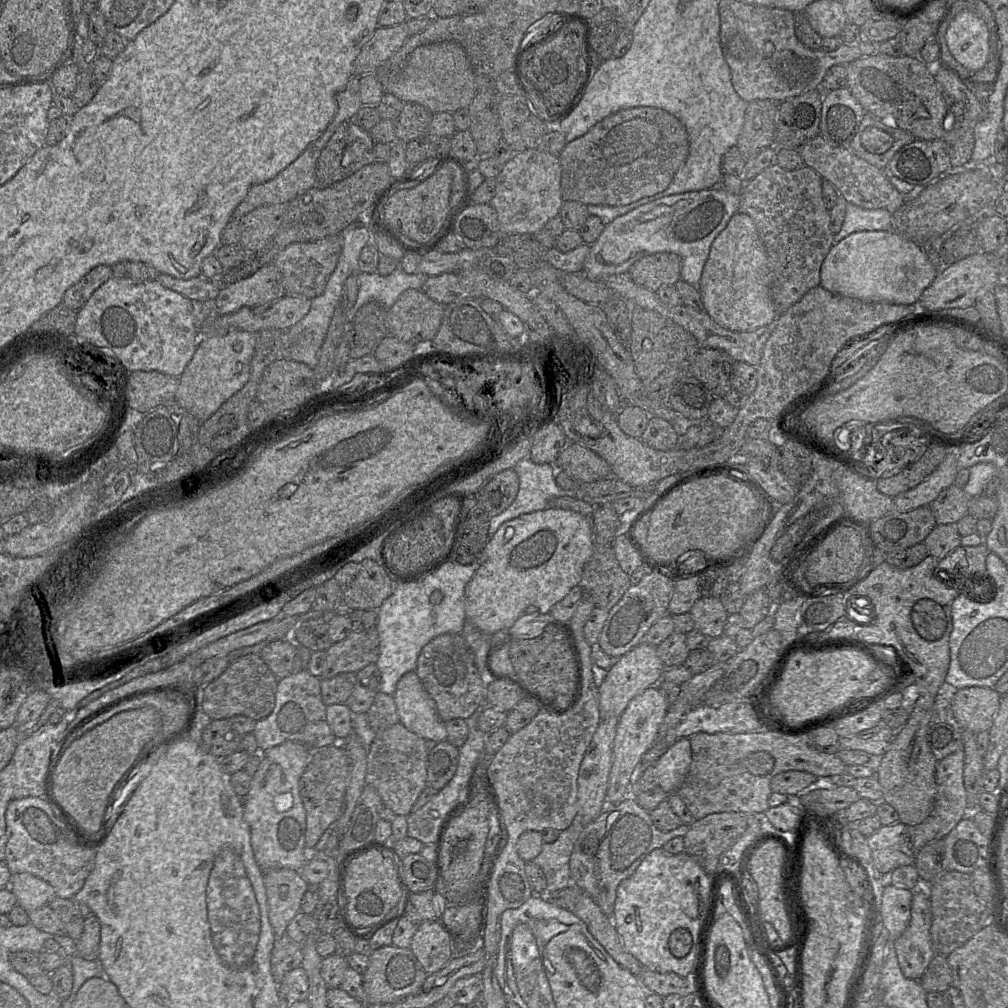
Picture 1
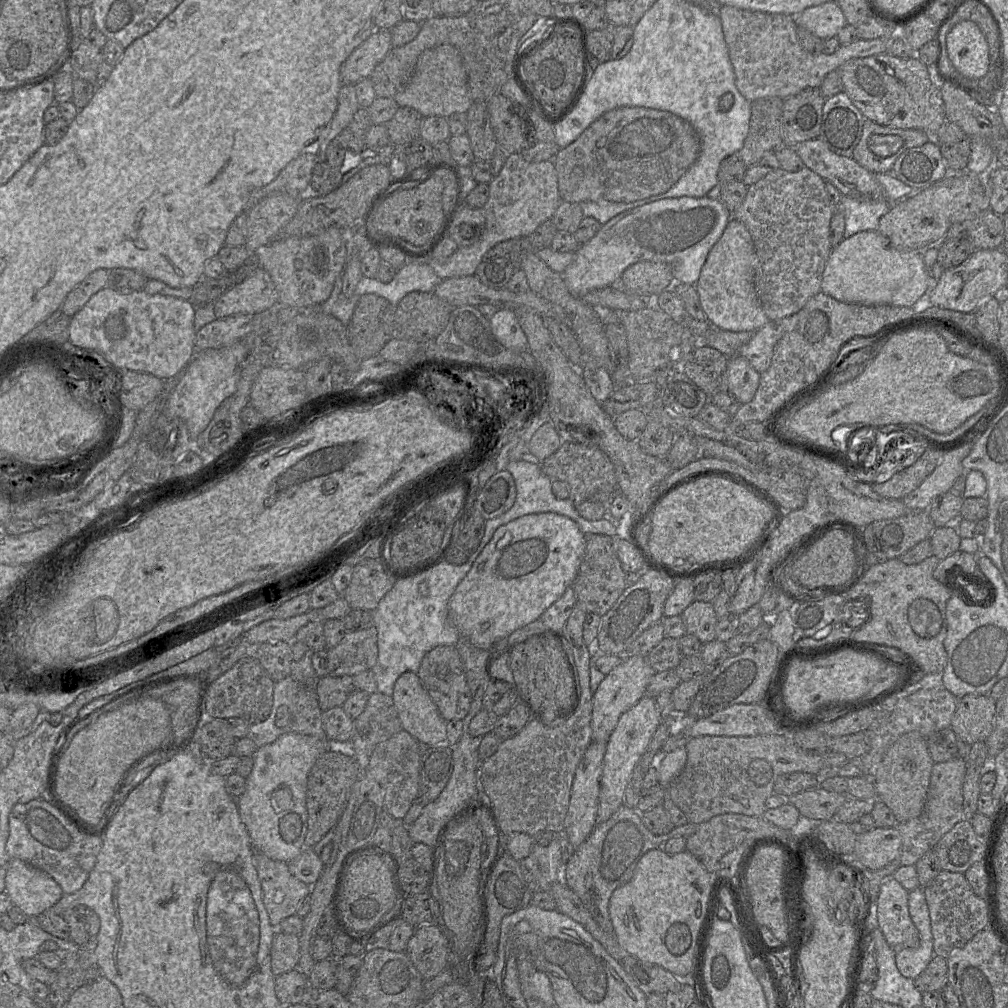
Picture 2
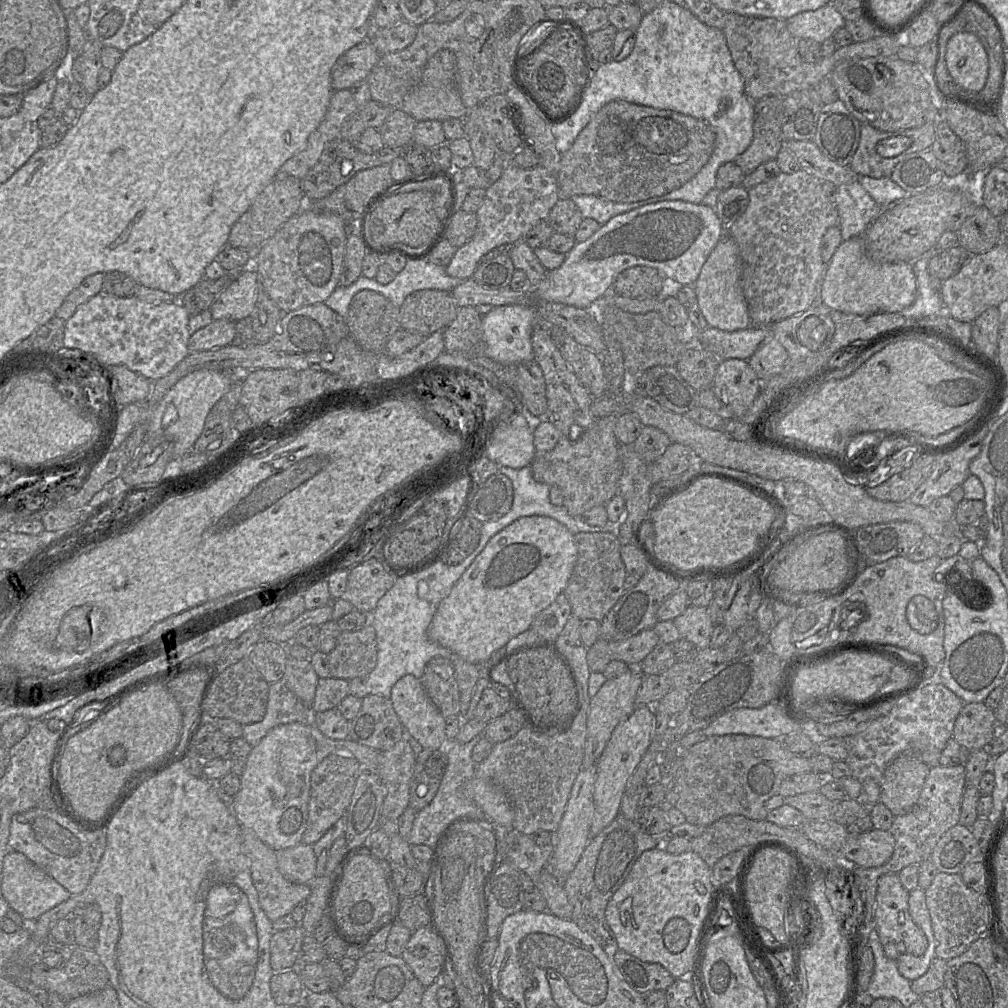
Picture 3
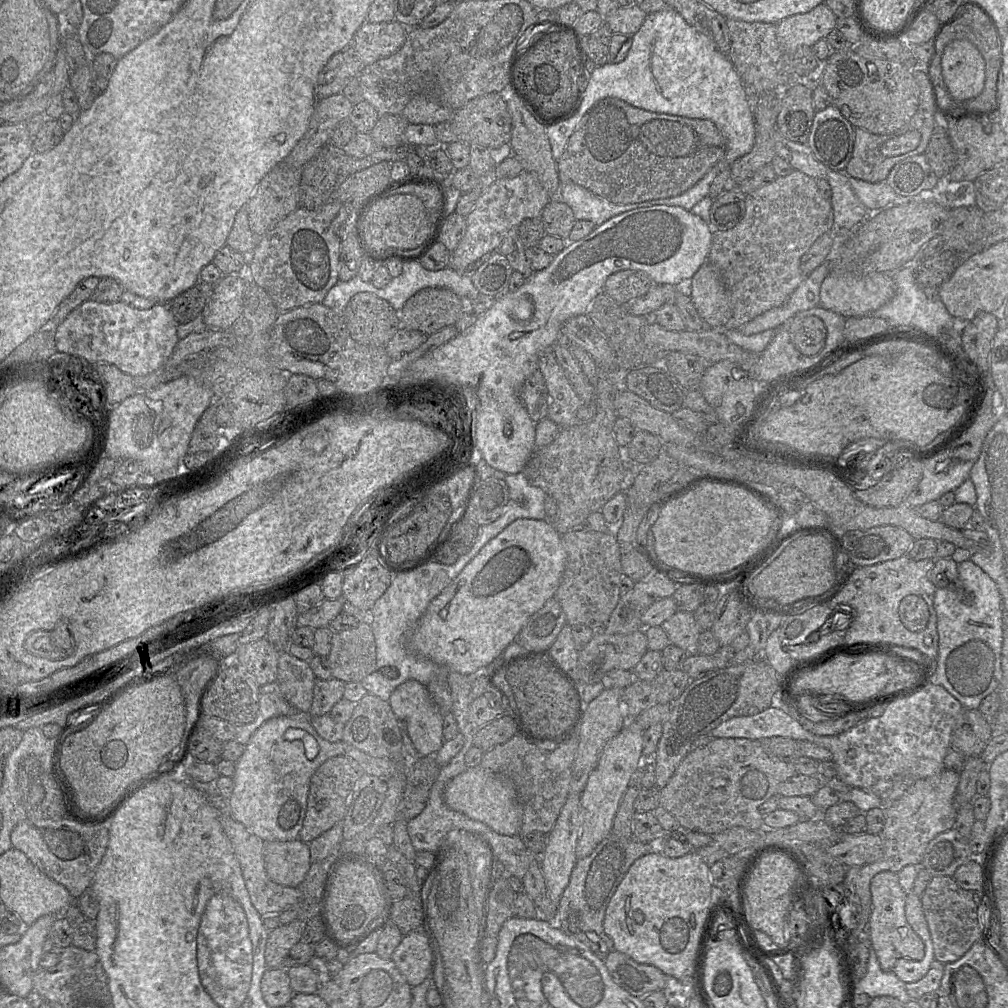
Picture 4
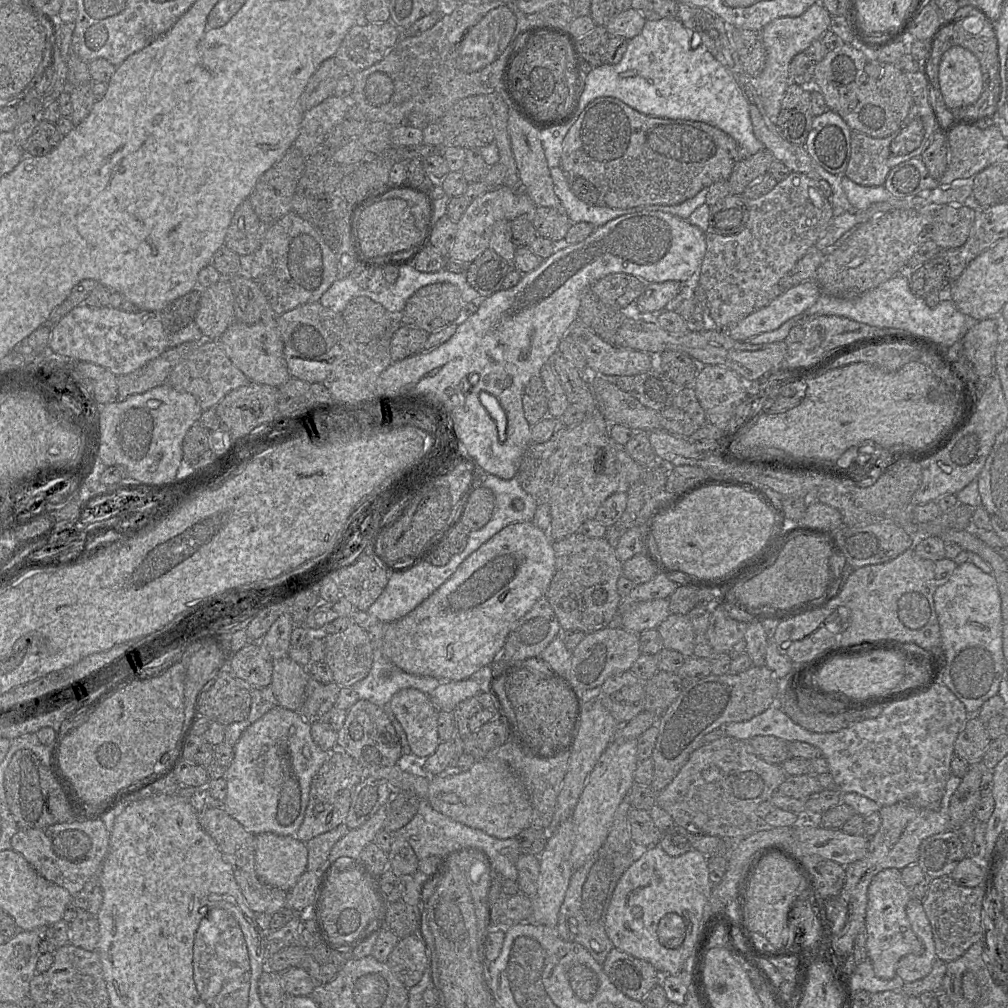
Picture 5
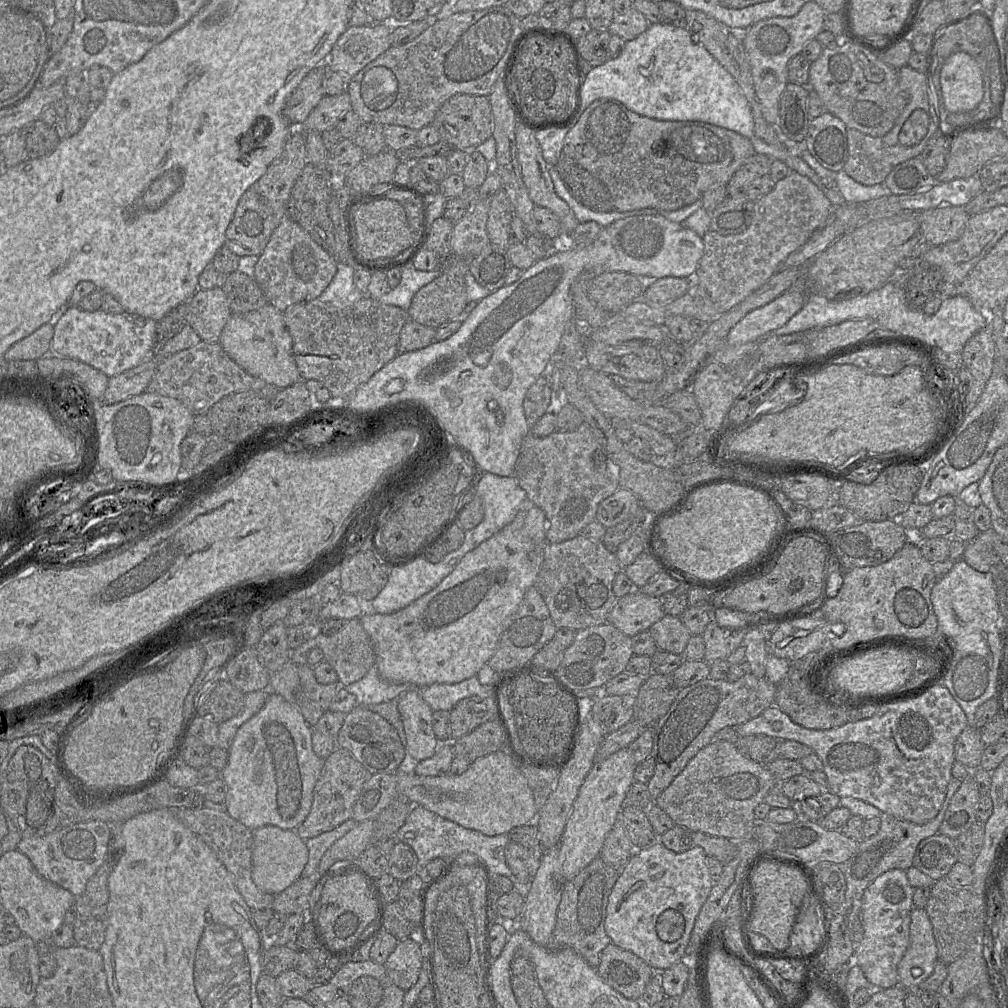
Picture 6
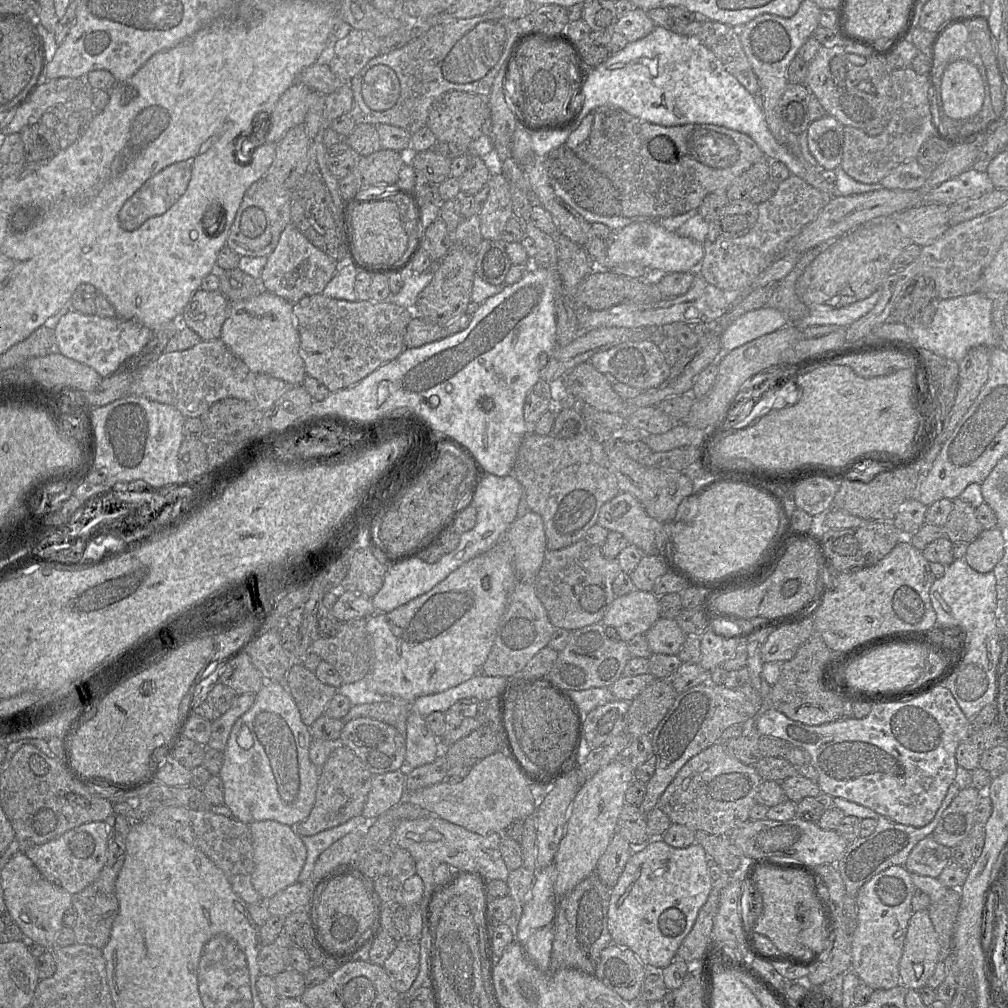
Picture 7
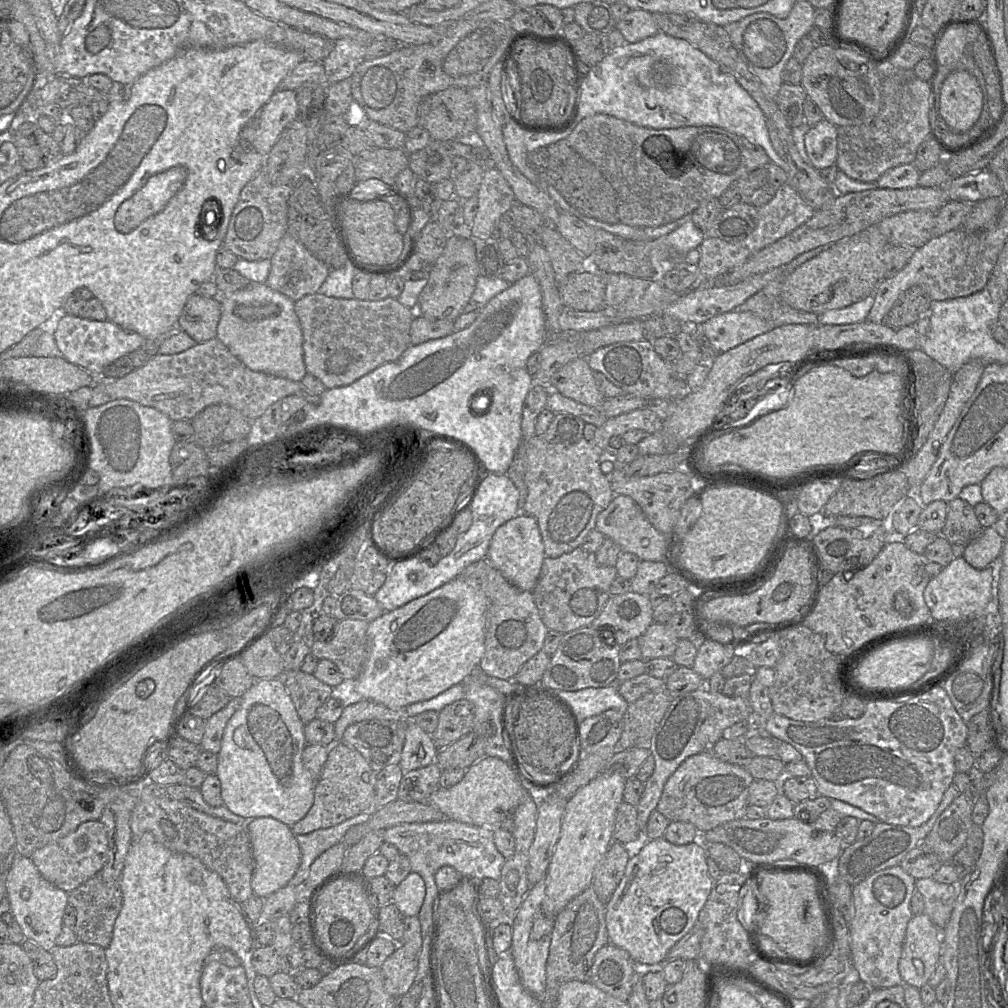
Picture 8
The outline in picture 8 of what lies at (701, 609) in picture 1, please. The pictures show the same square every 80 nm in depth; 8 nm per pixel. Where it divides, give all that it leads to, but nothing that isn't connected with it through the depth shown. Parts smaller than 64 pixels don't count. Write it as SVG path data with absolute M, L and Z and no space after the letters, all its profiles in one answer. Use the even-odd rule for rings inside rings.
M653 622L638 638L642 659L672 658L679 640L667 624Z

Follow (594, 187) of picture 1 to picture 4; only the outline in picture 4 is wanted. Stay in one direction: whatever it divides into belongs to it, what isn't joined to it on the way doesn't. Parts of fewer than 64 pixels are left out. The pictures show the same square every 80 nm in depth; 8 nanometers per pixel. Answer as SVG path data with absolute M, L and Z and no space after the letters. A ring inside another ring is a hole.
M614 97L595 103L583 116L559 158L561 183L574 183L614 204L676 197L693 187L726 153L726 139L710 120L650 112Z

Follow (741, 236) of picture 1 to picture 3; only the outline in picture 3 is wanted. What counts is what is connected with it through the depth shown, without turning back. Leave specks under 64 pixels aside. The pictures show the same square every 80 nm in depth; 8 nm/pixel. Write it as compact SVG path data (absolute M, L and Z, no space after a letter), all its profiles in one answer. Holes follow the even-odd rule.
M723 234L703 264L694 289L698 304L708 326L736 331L752 326L748 304L741 287L742 261L738 245L728 234Z

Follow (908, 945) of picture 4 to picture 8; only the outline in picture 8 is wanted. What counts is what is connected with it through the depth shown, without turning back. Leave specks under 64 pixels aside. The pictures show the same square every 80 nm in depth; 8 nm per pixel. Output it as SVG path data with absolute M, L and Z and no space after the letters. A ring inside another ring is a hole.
M900 865L873 873L860 883L852 886L854 917L850 924L851 963L854 975L871 989L888 988L902 984L898 962L906 934L906 927L913 914L910 901L916 879L903 870Z

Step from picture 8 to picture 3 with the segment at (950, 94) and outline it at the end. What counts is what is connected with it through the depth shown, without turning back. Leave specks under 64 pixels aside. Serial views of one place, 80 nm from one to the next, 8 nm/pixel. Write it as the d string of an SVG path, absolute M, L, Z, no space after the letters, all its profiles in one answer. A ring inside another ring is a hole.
M959 32L953 35L946 48L946 71L951 86L955 82L969 92L979 92L988 76L988 56L977 35Z

